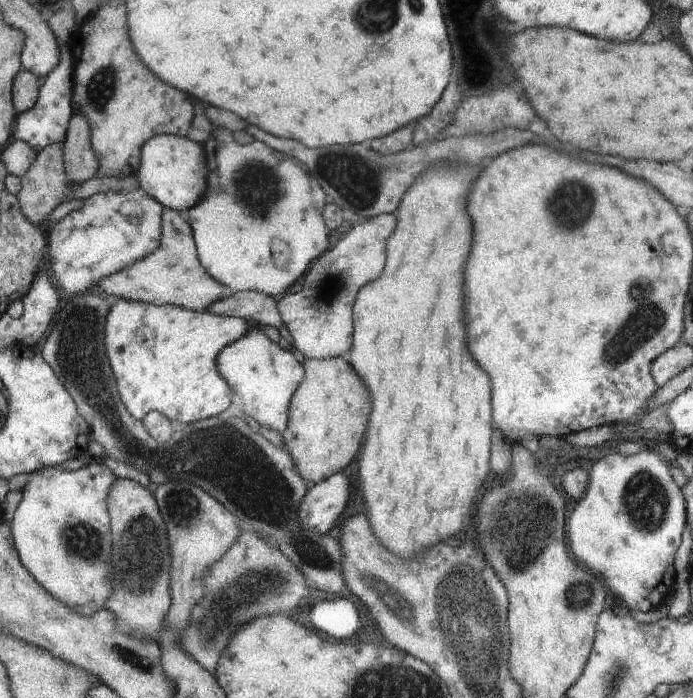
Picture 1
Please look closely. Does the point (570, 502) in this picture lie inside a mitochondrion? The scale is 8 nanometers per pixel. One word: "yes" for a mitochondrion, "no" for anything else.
no

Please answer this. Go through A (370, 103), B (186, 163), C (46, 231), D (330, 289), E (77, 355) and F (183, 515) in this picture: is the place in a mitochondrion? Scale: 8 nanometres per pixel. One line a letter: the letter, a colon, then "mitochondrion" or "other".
A: other
B: other
C: other
D: mitochondrion
E: mitochondrion
F: mitochondrion

